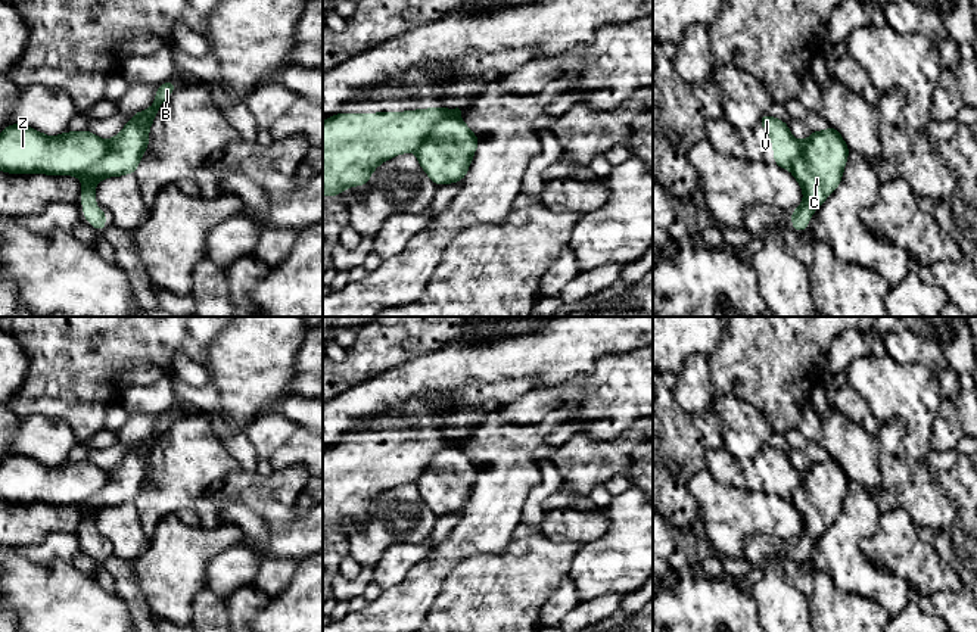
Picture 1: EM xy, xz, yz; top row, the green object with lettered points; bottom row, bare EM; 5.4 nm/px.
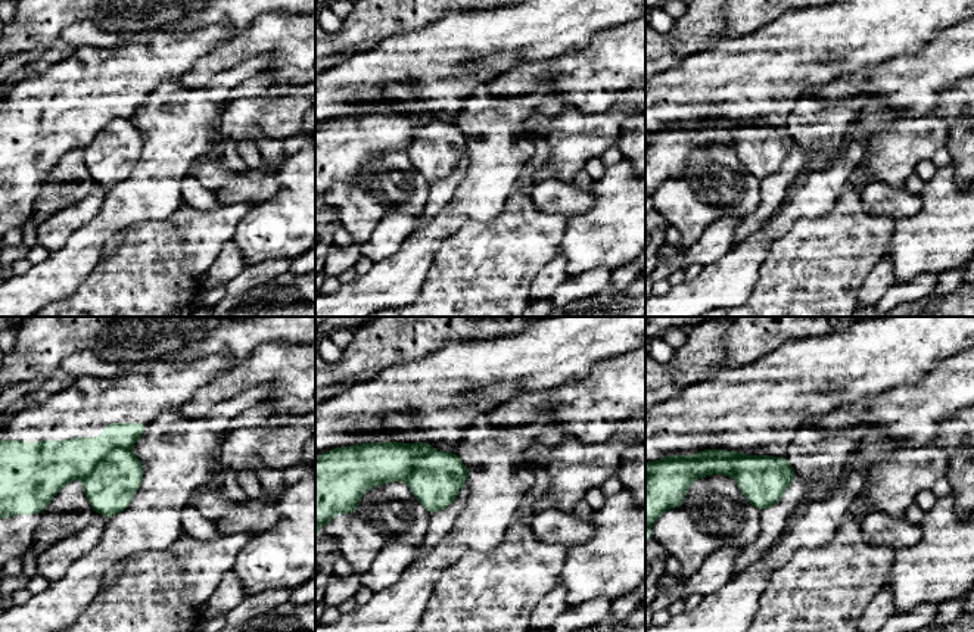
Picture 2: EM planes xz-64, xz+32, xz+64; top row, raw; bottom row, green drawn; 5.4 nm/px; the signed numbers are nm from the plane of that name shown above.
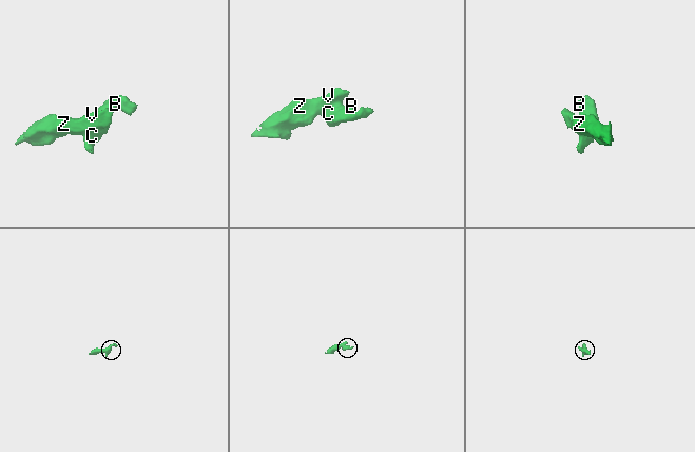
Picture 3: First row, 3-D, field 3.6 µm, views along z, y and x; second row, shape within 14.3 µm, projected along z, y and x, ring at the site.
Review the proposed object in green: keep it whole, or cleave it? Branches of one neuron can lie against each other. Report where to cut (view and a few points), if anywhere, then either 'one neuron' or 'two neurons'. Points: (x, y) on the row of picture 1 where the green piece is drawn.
cut xz (450, 117), (439, 121), (414, 151); two neurons

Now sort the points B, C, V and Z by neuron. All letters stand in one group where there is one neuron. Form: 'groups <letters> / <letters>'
groups B C / V Z

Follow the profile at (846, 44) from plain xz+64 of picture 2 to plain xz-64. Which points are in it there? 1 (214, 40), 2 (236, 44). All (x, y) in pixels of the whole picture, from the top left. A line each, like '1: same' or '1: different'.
1: different
2: different

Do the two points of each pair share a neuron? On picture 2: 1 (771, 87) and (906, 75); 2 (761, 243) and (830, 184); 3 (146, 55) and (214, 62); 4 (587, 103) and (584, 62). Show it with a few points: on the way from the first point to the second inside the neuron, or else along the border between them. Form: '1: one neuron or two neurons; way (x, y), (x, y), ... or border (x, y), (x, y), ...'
1: two neurons; border (861, 69), (836, 77), (818, 90)
2: one neuron; way (777, 226), (797, 205), (812, 198)
3: two neurons; border (227, 41), (199, 58), (179, 78)
4: two neurons; border (616, 90), (591, 92)

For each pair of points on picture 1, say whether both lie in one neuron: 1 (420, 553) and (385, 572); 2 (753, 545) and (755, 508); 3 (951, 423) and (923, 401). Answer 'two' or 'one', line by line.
1: one
2: two
3: two

